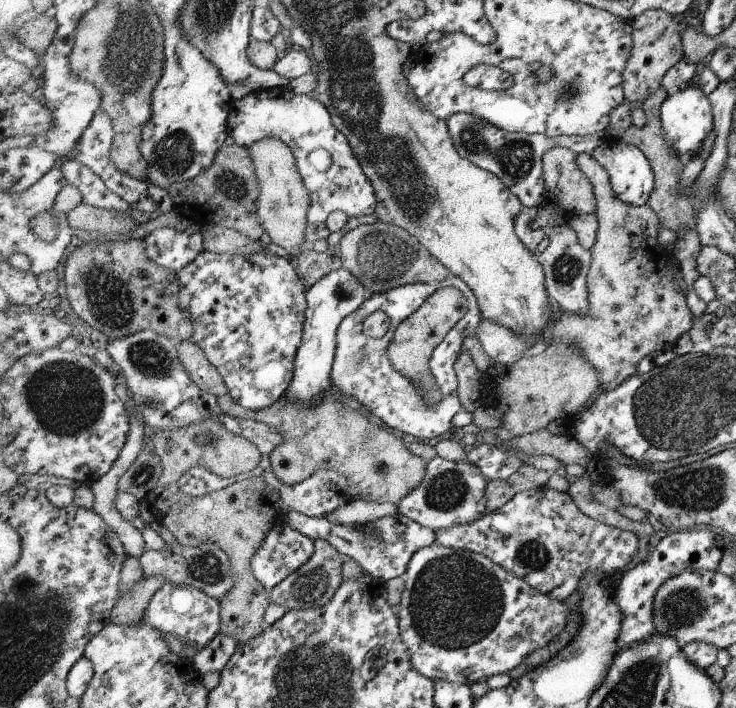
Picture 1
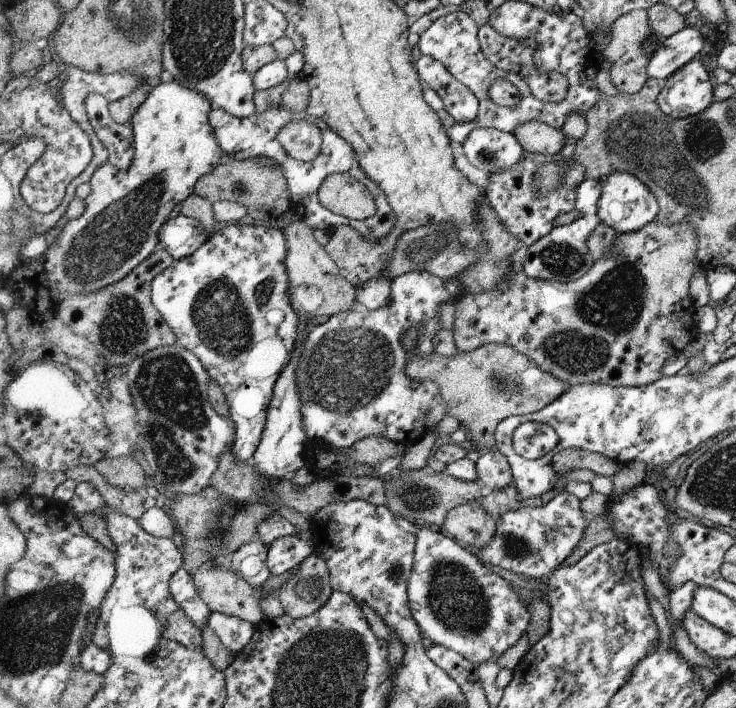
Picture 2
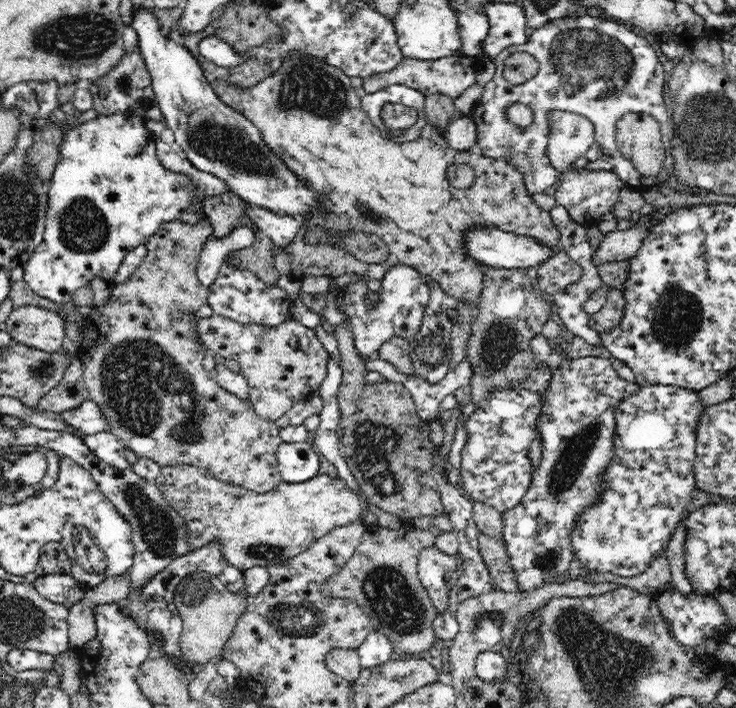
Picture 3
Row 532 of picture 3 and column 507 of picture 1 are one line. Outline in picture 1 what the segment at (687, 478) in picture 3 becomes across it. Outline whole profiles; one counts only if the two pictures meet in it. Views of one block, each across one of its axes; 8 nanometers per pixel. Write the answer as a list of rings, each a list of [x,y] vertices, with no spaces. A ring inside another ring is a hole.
[[[442,543],[416,549],[404,574],[404,590],[399,602],[401,638],[411,650],[417,671],[433,682],[445,680],[473,685],[496,674],[509,673],[537,648],[544,648],[566,625],[569,612],[559,600],[531,587],[486,555],[454,550]]]

